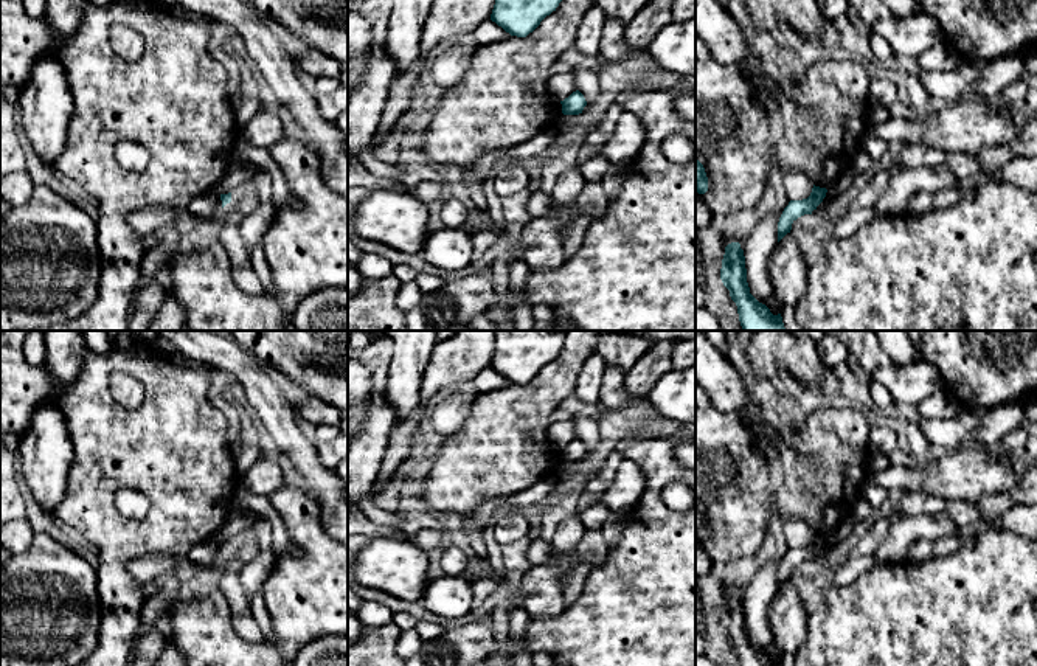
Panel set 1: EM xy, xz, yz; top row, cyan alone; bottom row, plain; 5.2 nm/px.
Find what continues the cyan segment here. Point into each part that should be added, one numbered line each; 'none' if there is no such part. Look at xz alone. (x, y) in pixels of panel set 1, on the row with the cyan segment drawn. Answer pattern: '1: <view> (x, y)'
none

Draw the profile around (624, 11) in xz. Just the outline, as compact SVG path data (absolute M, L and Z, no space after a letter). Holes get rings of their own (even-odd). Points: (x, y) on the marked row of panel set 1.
M595 0L607 19L616 19L624 26L638 14L649 0Z

